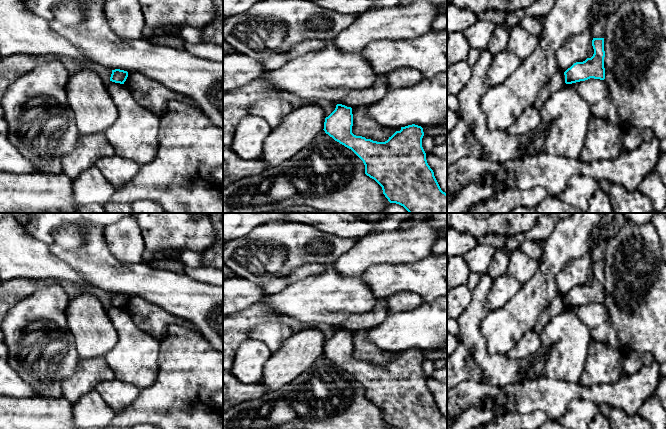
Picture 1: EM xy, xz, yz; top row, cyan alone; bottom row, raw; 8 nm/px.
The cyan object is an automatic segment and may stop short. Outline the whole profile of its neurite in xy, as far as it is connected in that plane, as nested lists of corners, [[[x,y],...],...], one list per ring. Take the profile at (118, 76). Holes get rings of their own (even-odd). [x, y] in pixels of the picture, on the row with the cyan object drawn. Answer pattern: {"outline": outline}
{"outline": [[[120,69],[112,70],[110,81],[115,83],[124,84],[128,77],[128,72]]]}

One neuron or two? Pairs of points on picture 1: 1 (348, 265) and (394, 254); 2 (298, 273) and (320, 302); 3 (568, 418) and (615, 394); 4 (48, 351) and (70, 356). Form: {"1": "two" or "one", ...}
{"1": "one", "2": "two", "3": "two", "4": "one"}

